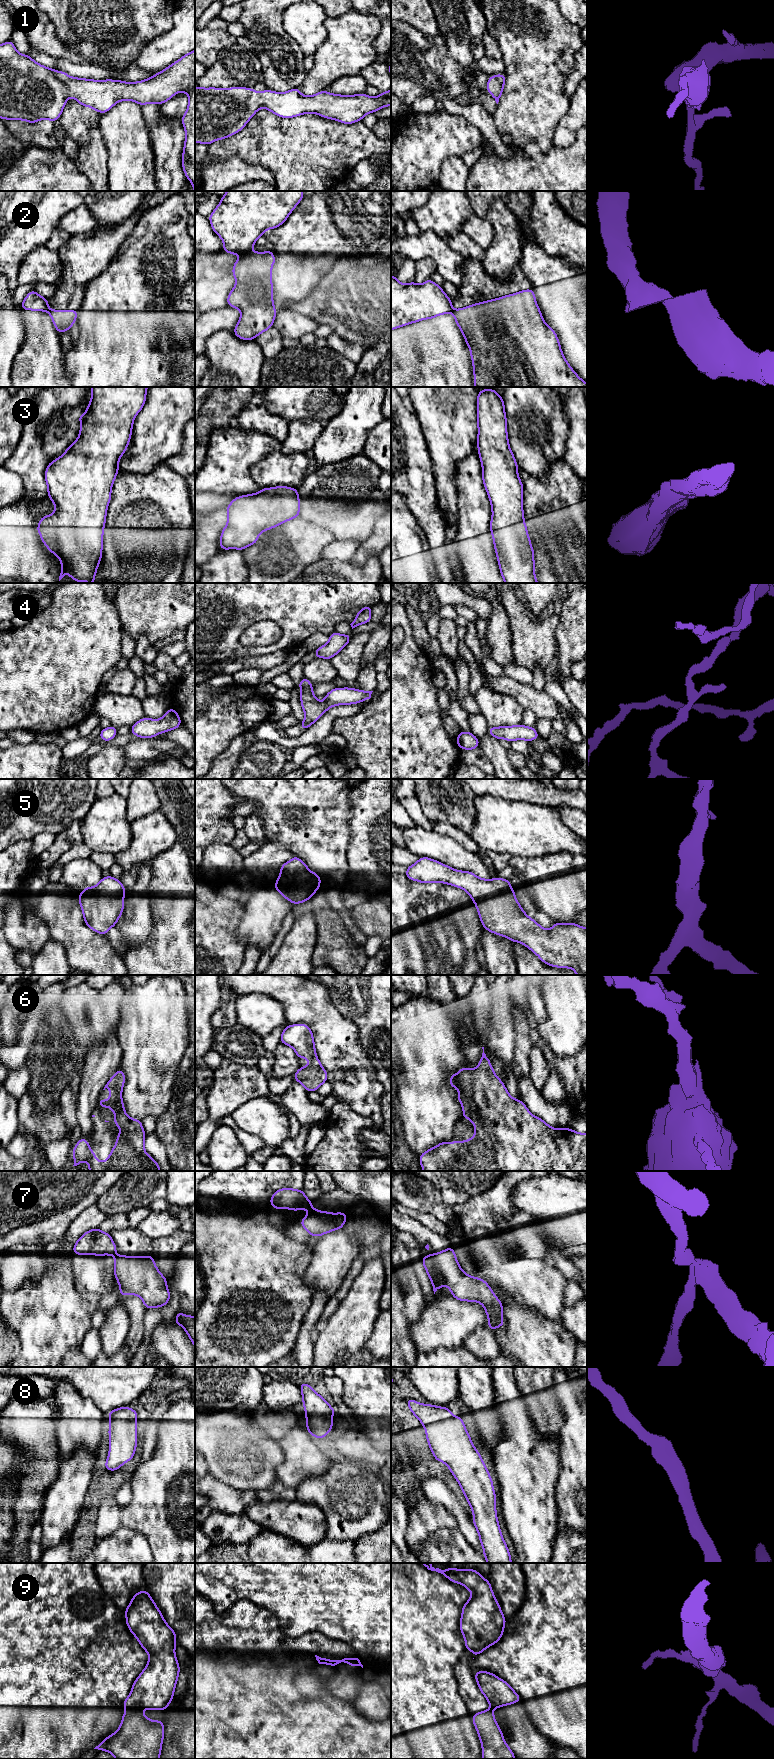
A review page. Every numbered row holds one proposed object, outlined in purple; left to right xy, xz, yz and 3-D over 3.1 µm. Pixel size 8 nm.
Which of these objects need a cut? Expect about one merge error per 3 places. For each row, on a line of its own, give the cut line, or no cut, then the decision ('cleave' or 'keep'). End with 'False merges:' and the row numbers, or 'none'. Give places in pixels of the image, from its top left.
1: no cut | keep
2: xz (250, 249), (241, 255) | cleave
3: no cut | keep
4: no cut | keep
5: no cut | keep
6: no cut | keep
7: xz (312, 1207), (310, 1211) | cleave
8: no cut | keep
9: xz (356, 1658), (343, 1661) | cleave
False merges: 2, 7, 9

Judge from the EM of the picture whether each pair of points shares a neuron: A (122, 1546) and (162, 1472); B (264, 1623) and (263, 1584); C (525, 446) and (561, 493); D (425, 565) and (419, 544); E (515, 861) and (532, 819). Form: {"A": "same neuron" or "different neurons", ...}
{"A": "different neurons", "B": "different neurons", "C": "different neurons", "D": "same neuron", "E": "different neurons"}

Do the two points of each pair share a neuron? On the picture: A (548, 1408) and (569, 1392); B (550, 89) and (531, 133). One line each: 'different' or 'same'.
A: different
B: same

